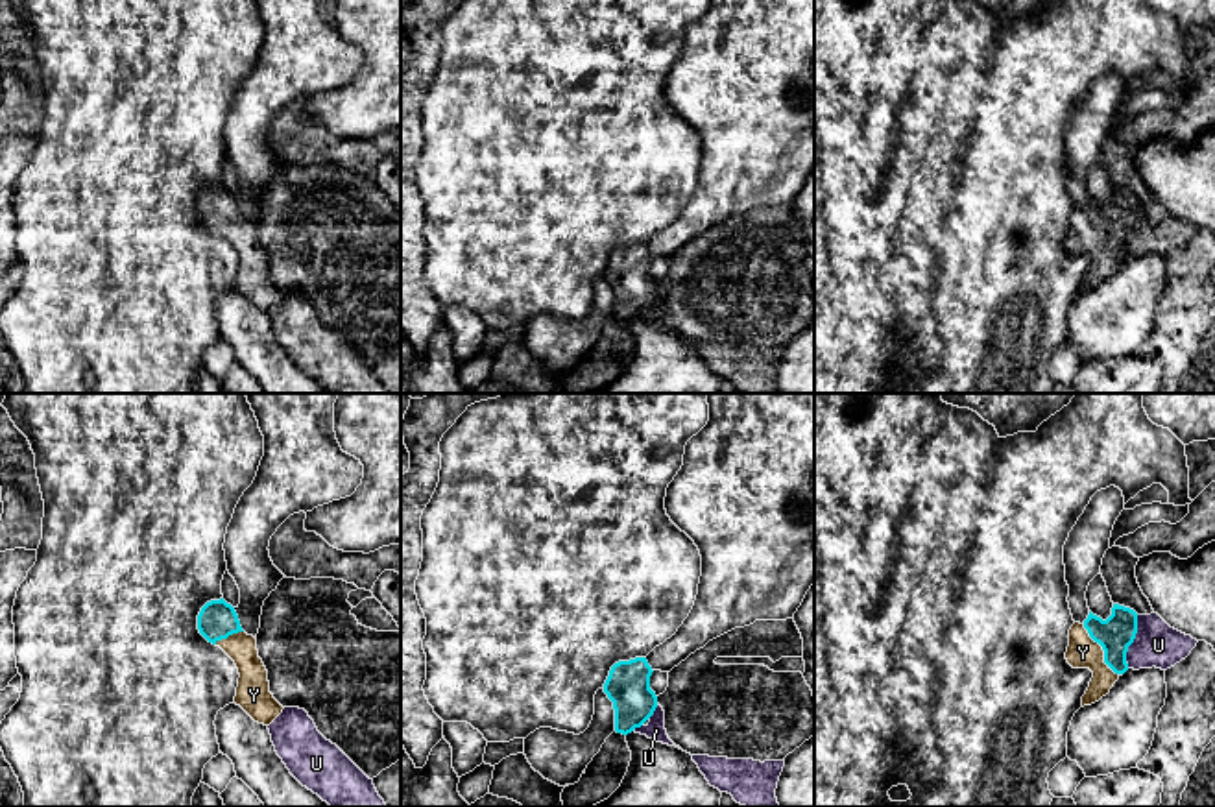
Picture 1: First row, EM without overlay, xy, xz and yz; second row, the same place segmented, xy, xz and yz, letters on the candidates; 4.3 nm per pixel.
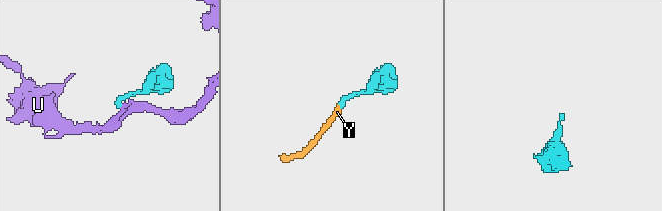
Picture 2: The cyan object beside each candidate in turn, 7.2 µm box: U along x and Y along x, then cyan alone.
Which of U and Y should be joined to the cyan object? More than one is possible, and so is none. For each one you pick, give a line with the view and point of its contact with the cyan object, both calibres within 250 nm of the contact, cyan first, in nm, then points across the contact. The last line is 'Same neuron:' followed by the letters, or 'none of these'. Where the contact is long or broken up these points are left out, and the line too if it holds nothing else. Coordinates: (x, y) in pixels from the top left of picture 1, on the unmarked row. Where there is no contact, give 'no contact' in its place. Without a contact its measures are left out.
Y: yz (1103, 235) | 160/140 nm | across yz (1116, 220), (1103, 235), (1082, 239)
Same neuron: Y

